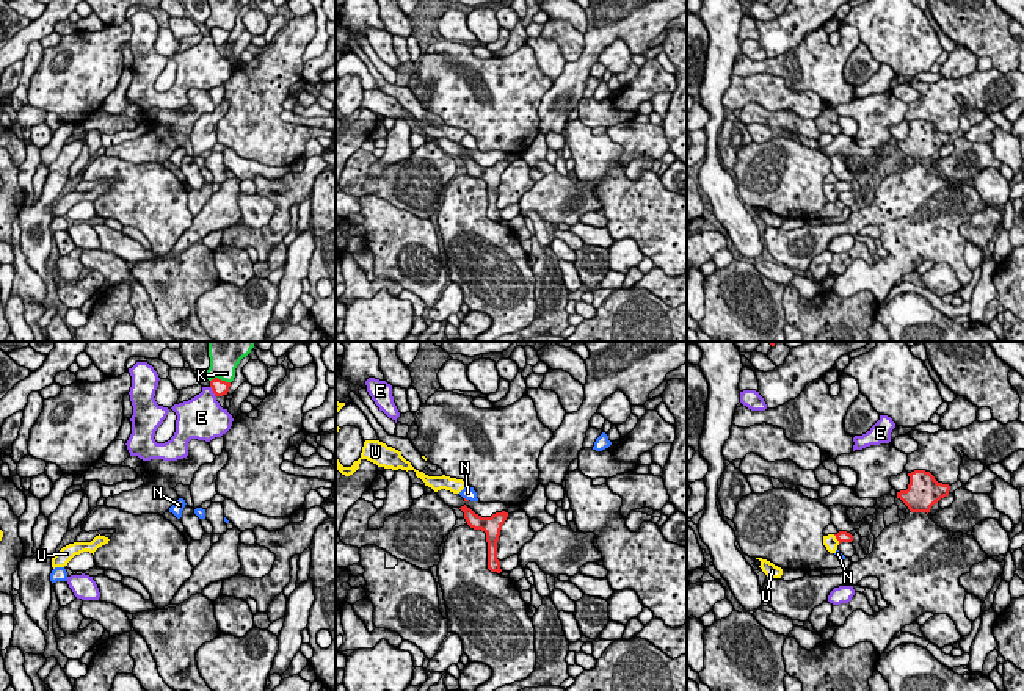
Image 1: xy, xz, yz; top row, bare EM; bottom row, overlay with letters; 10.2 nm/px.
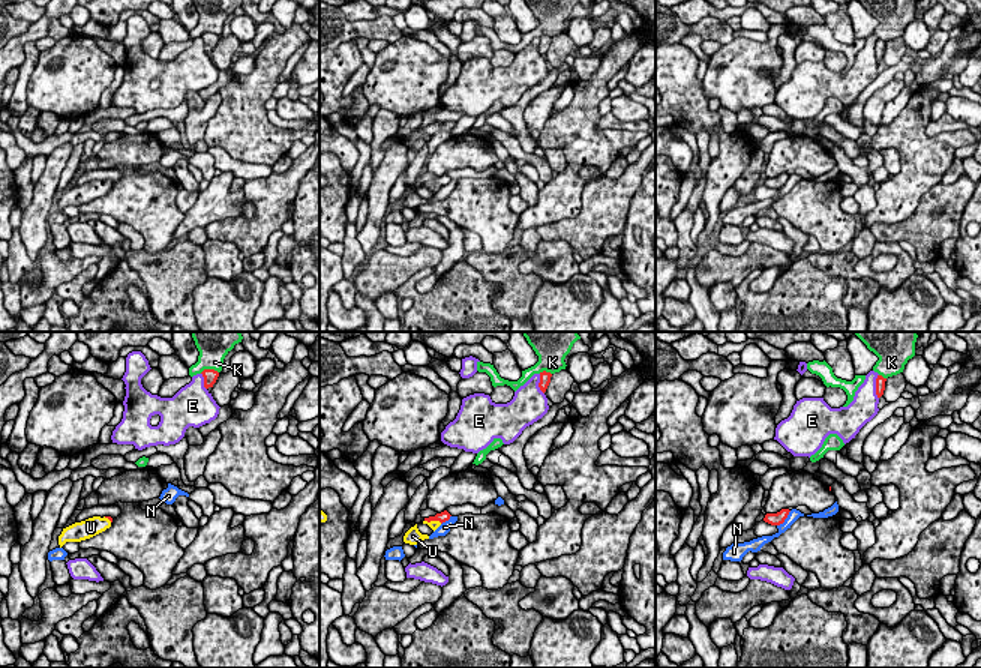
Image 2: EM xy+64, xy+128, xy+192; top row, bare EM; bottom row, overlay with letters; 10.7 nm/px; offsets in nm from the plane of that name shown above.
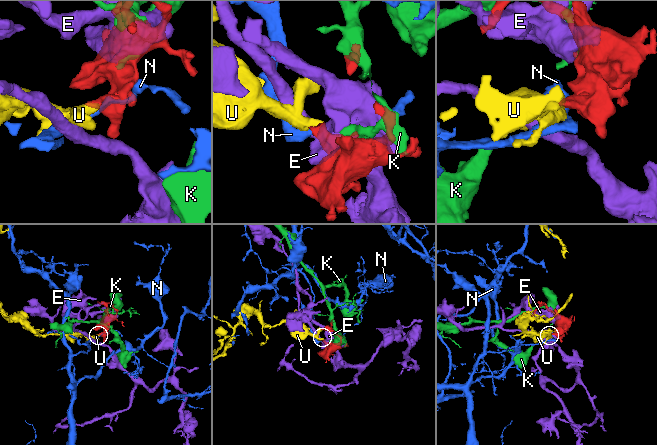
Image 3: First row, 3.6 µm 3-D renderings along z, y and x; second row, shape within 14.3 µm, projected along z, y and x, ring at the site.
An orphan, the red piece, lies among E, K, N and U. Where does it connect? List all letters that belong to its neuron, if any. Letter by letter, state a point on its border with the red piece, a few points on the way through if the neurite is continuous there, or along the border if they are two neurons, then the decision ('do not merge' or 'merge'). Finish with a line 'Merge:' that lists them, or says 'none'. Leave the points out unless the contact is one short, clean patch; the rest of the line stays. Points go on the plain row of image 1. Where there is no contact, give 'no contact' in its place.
E: xy (214, 41) | do not merge
K: xy (220, 28) | do not merge
N: xz (464, 148) | along xz (464, 146), (468, 149) | do not merge
U: yz (836, 187) | across yz (842, 185), (836, 187), (830, 190) | merge
Merge: U

